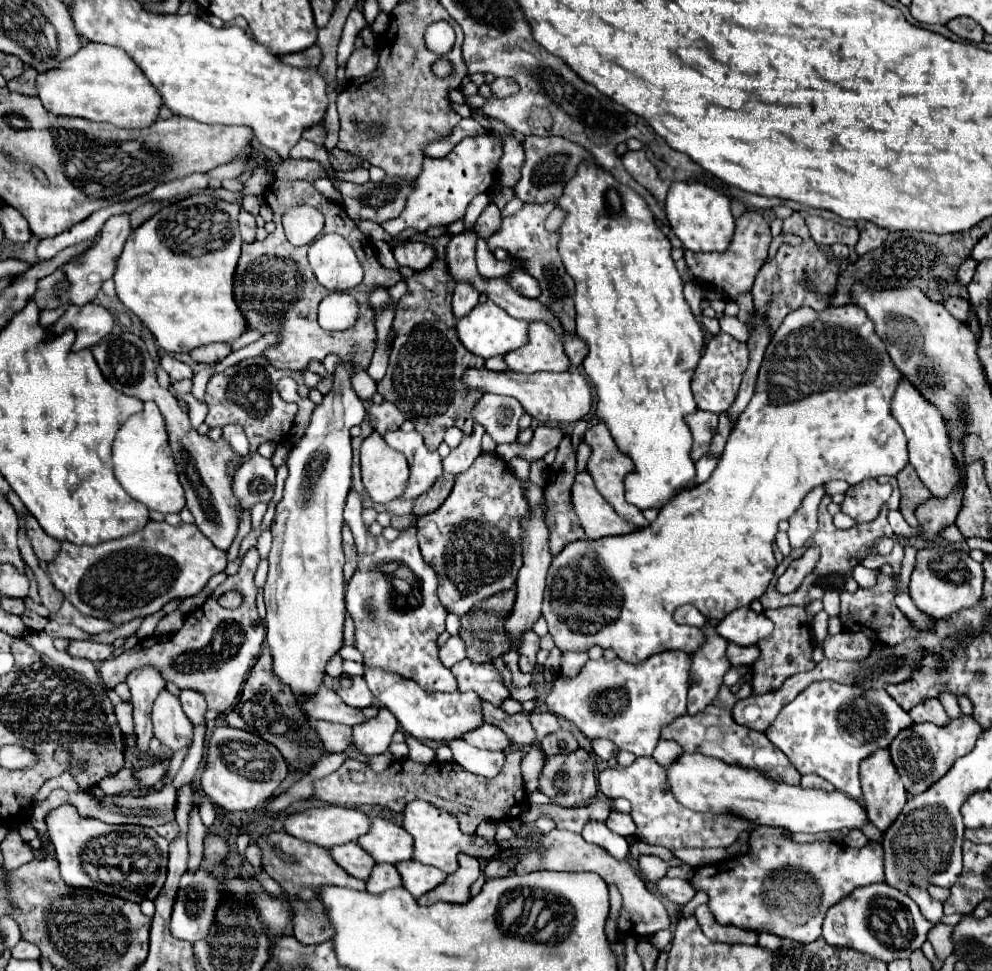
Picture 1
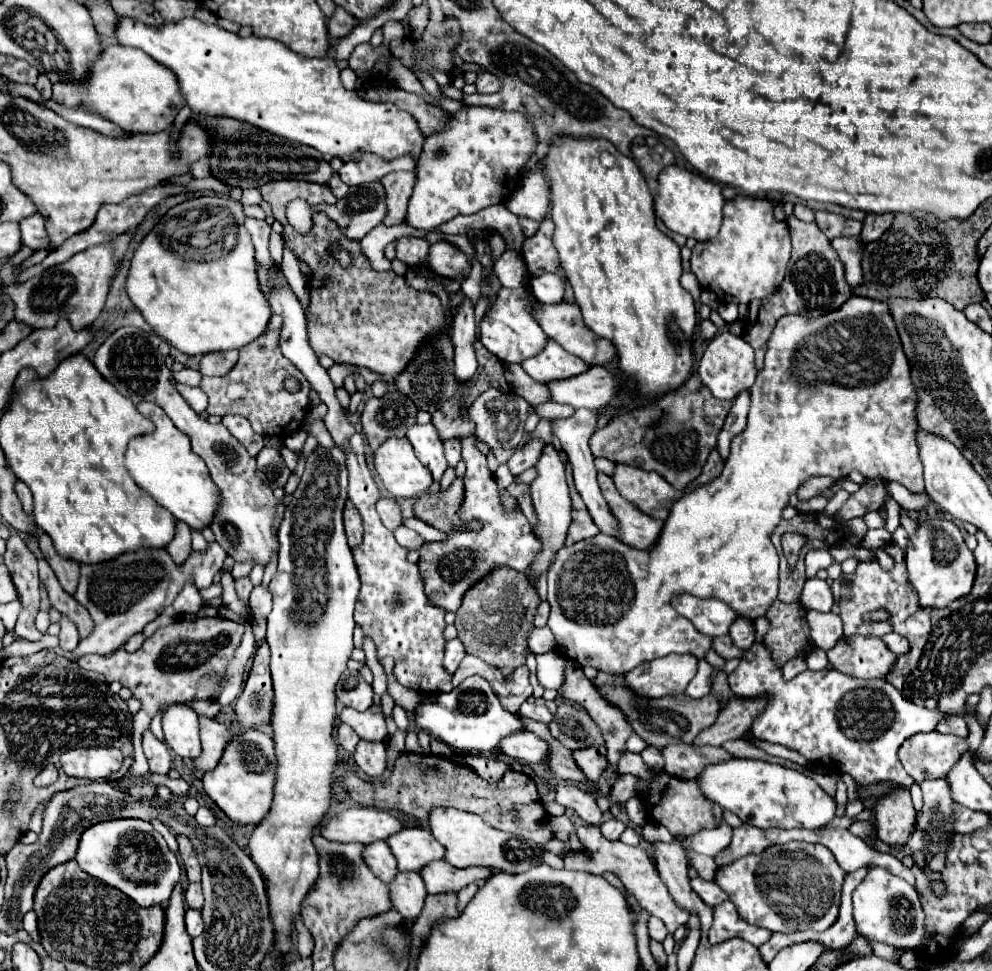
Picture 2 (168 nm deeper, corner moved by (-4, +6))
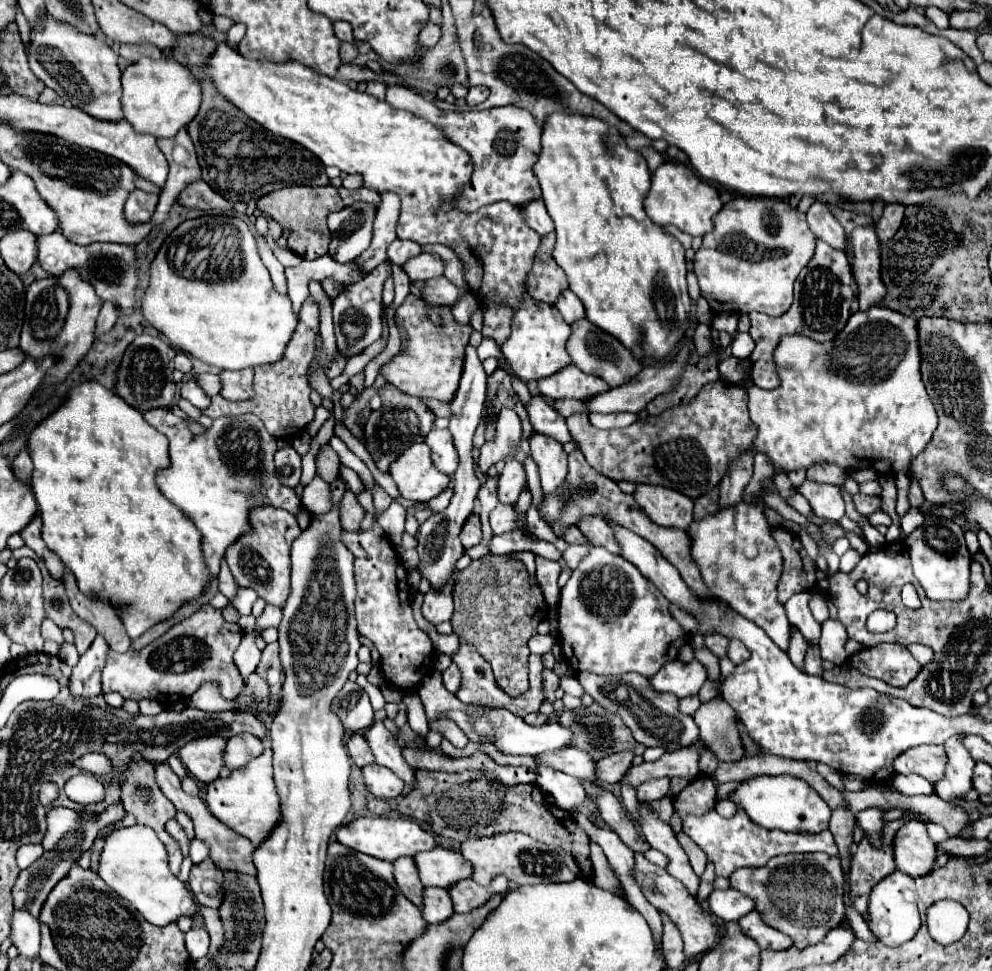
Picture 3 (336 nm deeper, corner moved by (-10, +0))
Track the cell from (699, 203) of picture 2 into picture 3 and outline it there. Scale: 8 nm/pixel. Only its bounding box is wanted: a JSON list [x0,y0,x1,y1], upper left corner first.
[645,162,723,238]

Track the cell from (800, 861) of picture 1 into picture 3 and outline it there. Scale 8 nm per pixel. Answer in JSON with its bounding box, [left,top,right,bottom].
[729,852,845,948]

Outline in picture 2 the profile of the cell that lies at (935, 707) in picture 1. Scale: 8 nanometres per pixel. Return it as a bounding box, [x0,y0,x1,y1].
[937,716,969,738]

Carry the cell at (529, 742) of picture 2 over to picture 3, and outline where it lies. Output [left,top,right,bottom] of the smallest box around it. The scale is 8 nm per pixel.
[535,746,597,780]

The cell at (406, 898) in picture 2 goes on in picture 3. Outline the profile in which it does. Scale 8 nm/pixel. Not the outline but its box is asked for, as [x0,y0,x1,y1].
[423,888,453,924]

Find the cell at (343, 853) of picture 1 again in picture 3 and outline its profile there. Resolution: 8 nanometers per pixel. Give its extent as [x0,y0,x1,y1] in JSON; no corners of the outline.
[393,856,423,906]

